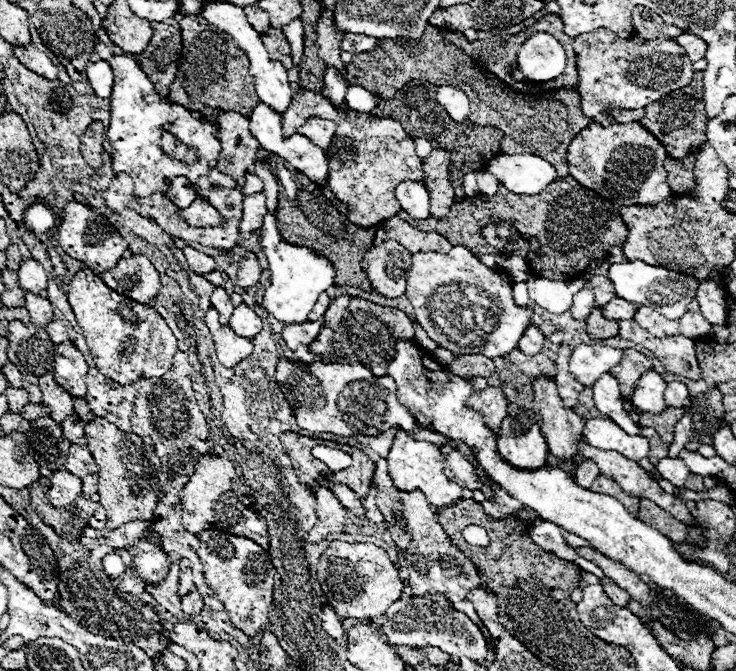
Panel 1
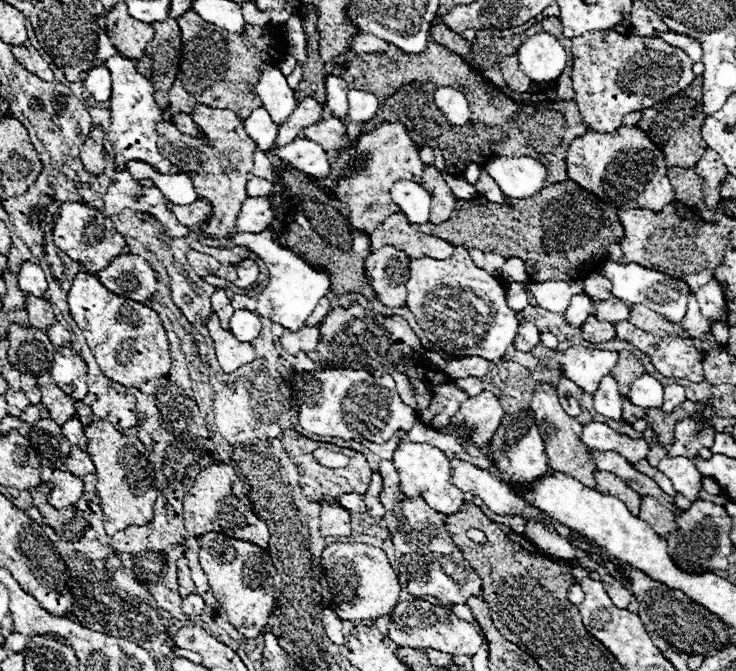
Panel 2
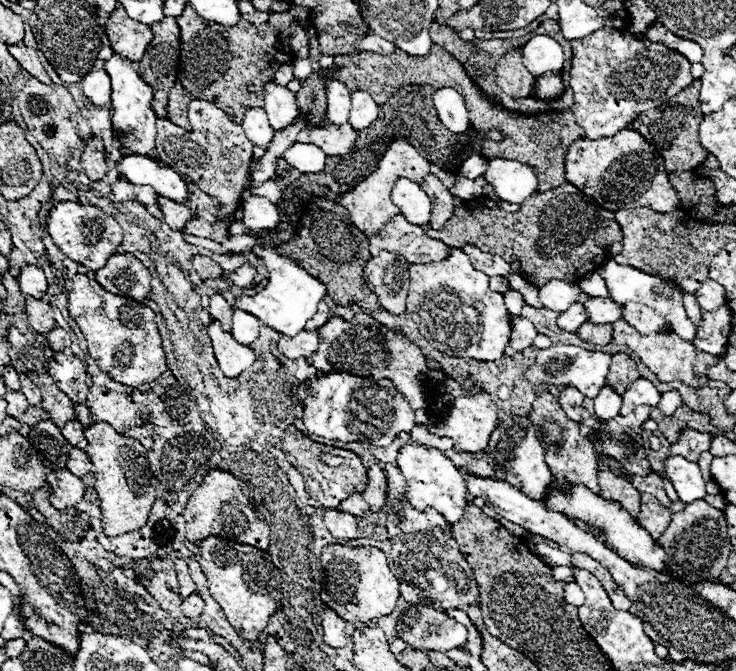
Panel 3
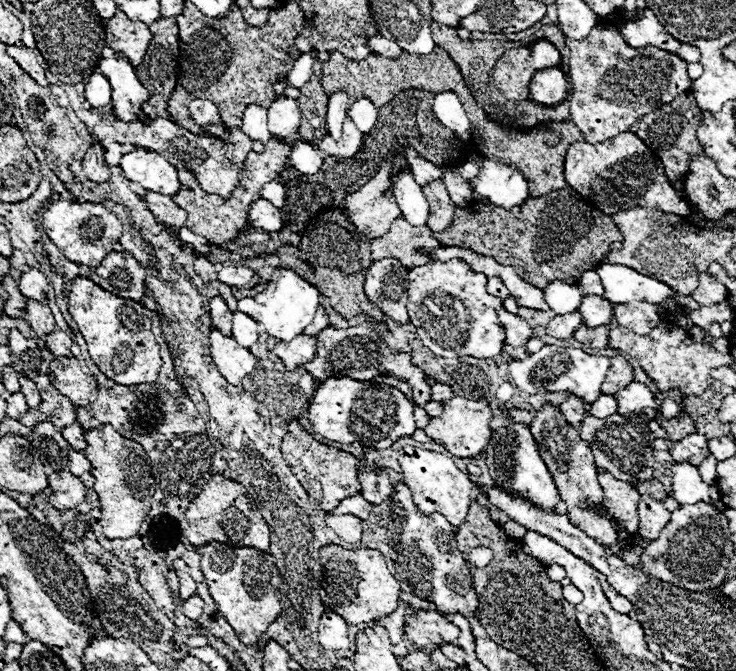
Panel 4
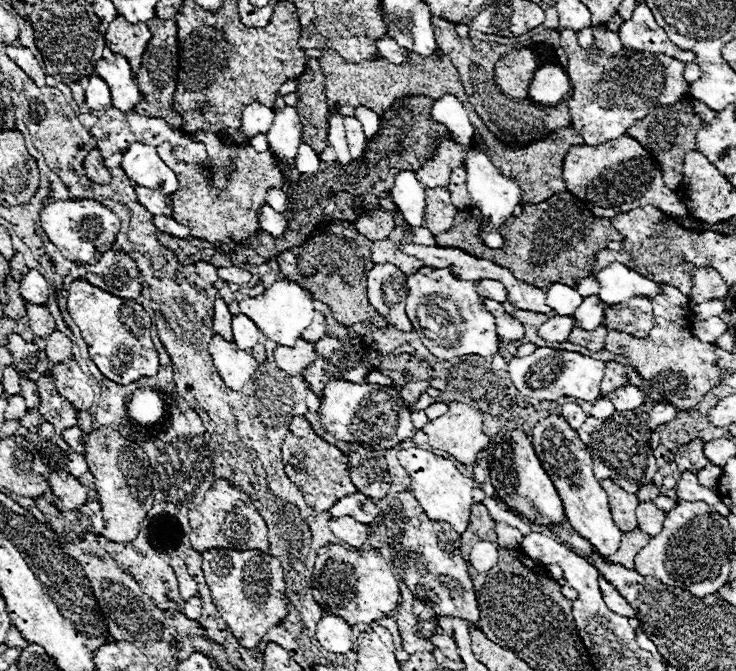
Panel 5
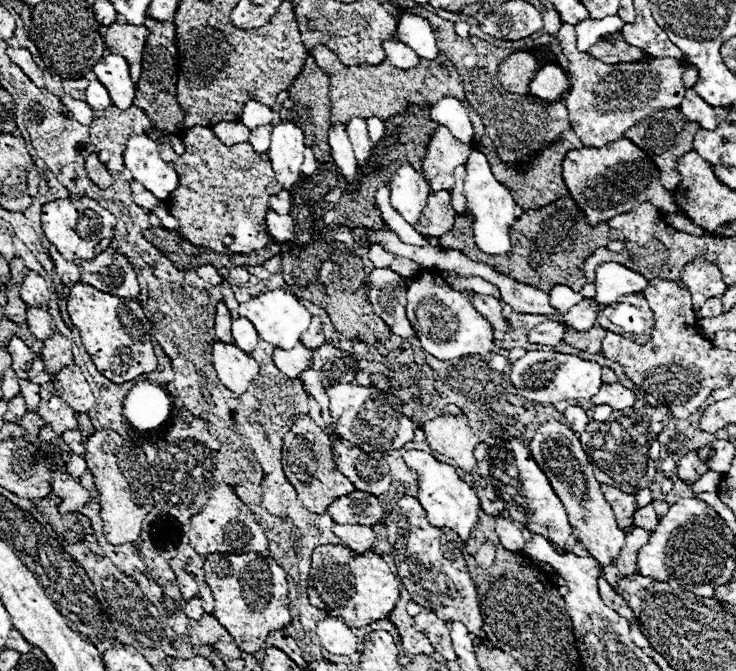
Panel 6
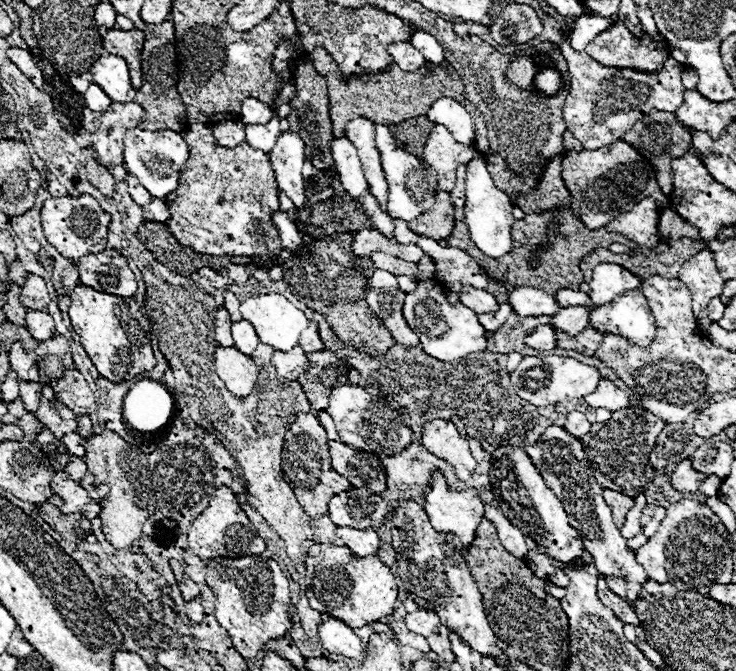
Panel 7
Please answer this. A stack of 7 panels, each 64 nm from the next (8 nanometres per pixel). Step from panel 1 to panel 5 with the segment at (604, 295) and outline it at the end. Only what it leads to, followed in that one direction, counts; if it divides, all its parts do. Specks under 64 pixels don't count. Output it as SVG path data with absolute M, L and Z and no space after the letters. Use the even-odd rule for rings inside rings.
M588 276L588 278L584 278L584 280L576 286L576 290L586 298L586 296L592 296L592 294L598 294L600 286L596 284L596 278L594 278L594 276Z

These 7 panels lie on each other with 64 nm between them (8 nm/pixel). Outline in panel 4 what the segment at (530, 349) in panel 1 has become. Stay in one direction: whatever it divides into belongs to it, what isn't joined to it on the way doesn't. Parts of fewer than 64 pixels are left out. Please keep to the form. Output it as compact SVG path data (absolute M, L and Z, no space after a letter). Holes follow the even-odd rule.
M498 308L496 312L498 312L498 318L500 318L500 324L504 324L506 344L510 344L510 346L526 346L526 342L530 340L532 328L522 318L506 312L504 308Z

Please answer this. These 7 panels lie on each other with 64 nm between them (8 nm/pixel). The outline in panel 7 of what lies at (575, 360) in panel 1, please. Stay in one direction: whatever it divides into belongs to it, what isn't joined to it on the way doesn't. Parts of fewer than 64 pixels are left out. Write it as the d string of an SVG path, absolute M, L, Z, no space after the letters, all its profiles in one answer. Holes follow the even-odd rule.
M526 356L516 366L516 370L510 374L510 380L512 380L516 396L520 396L522 400L526 400L534 406L550 406L550 404L560 404L566 400L582 398L582 396L594 392L596 384L600 382L600 372L594 366L578 362L576 358Z

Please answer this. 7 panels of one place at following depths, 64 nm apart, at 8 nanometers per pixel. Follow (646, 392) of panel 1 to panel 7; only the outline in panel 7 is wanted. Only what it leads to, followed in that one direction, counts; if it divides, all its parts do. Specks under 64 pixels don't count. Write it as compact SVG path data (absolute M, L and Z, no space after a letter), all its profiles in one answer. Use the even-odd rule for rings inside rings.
M604 378L598 382L596 392L584 396L584 402L590 408L606 408L610 412L628 408L628 396L620 388L616 388L610 380L604 380Z

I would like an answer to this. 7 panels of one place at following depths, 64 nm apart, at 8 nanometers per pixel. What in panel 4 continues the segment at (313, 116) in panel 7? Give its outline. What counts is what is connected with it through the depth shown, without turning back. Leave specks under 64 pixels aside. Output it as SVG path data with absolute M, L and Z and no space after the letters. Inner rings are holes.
M314 62L312 66L312 76L310 80L300 88L302 96L298 98L298 108L302 112L302 124L300 124L300 136L316 144L322 140L326 132L326 106L328 106L328 96L324 94L324 88L320 84L322 76L322 64Z

